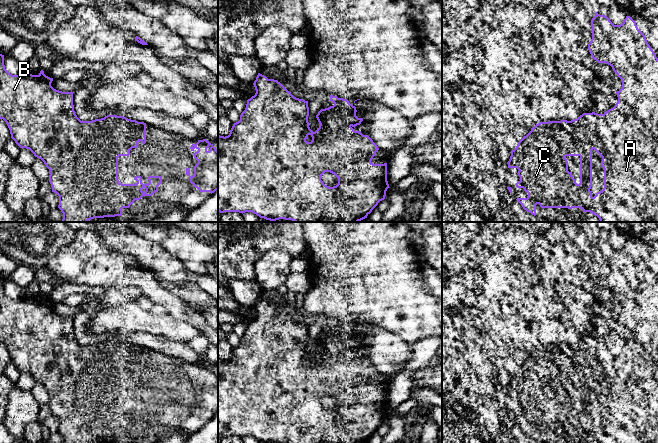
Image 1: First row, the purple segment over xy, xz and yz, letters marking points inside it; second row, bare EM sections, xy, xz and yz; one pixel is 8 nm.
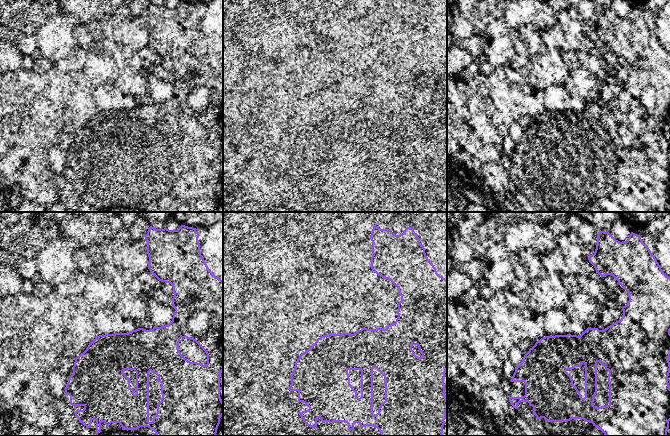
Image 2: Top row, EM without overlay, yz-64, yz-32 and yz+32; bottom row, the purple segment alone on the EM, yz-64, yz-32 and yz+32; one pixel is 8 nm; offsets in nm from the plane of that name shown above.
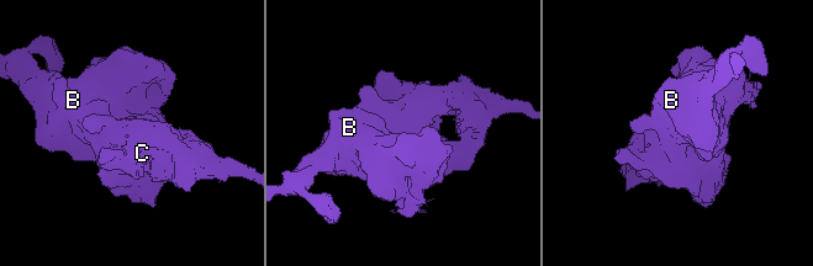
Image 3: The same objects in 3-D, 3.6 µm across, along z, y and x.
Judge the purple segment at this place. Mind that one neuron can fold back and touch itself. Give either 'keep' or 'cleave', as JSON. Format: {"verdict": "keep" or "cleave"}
{"verdict": "keep"}

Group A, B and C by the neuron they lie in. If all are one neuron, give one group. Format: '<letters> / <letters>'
A B C

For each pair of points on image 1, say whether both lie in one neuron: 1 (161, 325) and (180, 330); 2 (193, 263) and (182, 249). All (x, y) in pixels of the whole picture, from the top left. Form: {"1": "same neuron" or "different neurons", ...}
{"1": "same neuron", "2": "same neuron"}

